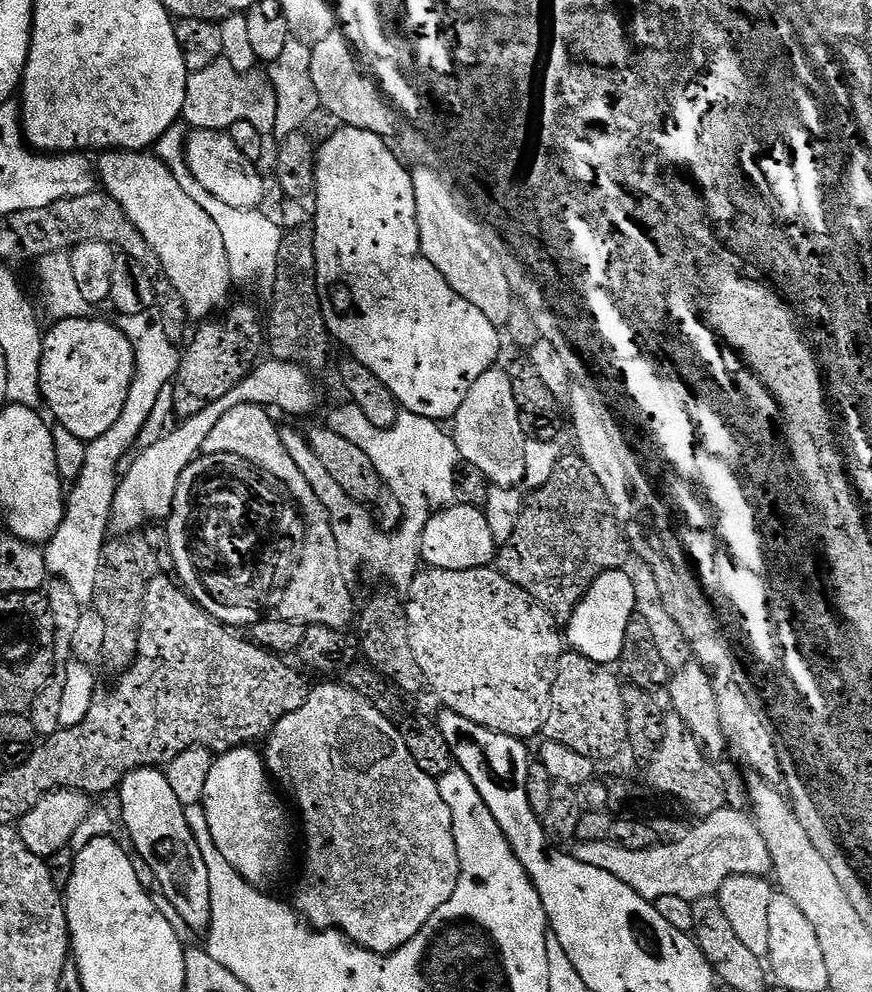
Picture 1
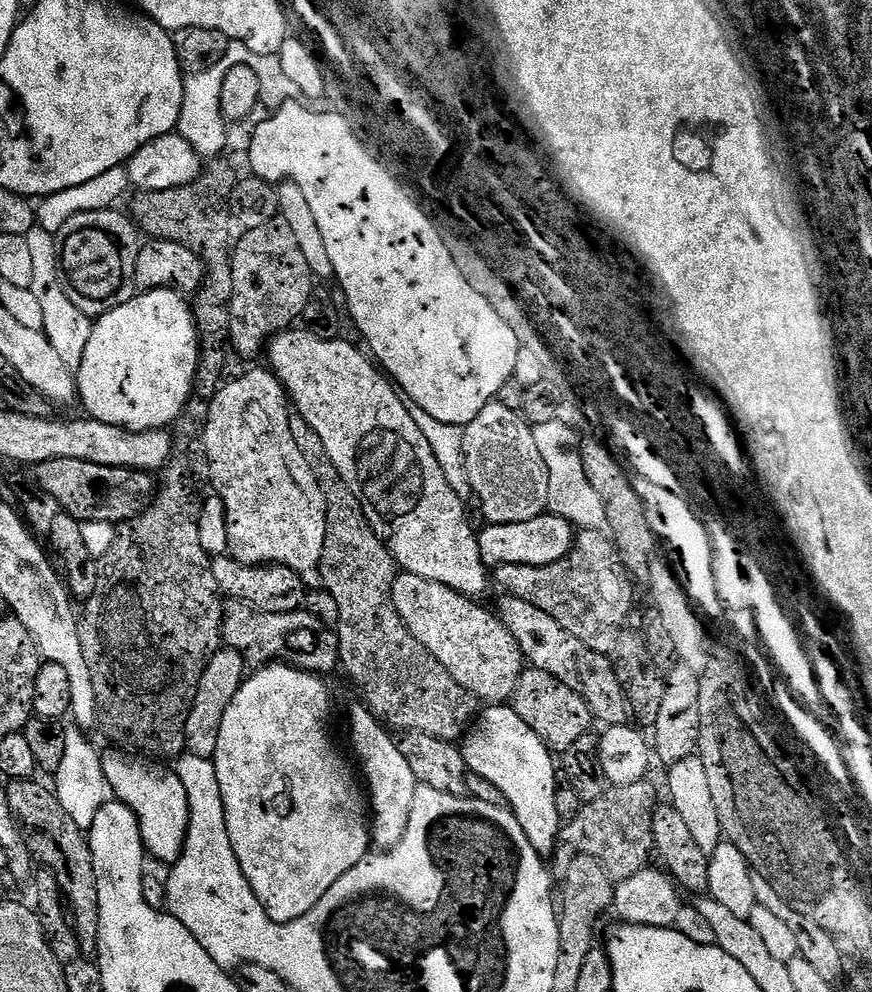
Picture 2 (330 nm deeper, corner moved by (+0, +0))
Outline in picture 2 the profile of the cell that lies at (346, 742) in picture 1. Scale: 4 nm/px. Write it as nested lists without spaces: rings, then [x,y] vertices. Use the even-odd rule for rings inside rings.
[[[357,702],[349,710],[348,736],[352,739],[351,755],[354,760],[356,755],[355,763],[358,765],[363,787],[370,797],[370,831],[375,847],[380,850],[393,848],[408,829],[414,794],[418,787],[414,770],[410,770],[406,758],[402,758],[400,745],[394,736],[392,740],[391,735],[393,736],[393,733],[381,724],[363,703]]]

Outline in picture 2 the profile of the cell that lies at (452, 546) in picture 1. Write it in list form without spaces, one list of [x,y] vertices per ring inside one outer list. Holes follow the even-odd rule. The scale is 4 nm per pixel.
[[[545,514],[530,518],[530,522],[517,524],[488,524],[478,532],[480,557],[489,569],[495,570],[502,564],[525,564],[546,566],[558,562],[568,555],[574,543],[574,526],[566,518]]]

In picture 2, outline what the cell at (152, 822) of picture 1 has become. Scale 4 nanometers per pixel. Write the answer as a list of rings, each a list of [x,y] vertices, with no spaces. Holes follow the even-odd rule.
[[[116,746],[100,752],[104,781],[111,795],[126,805],[138,818],[144,851],[165,866],[176,863],[188,833],[188,799],[182,778],[167,763],[144,754],[129,754]]]

